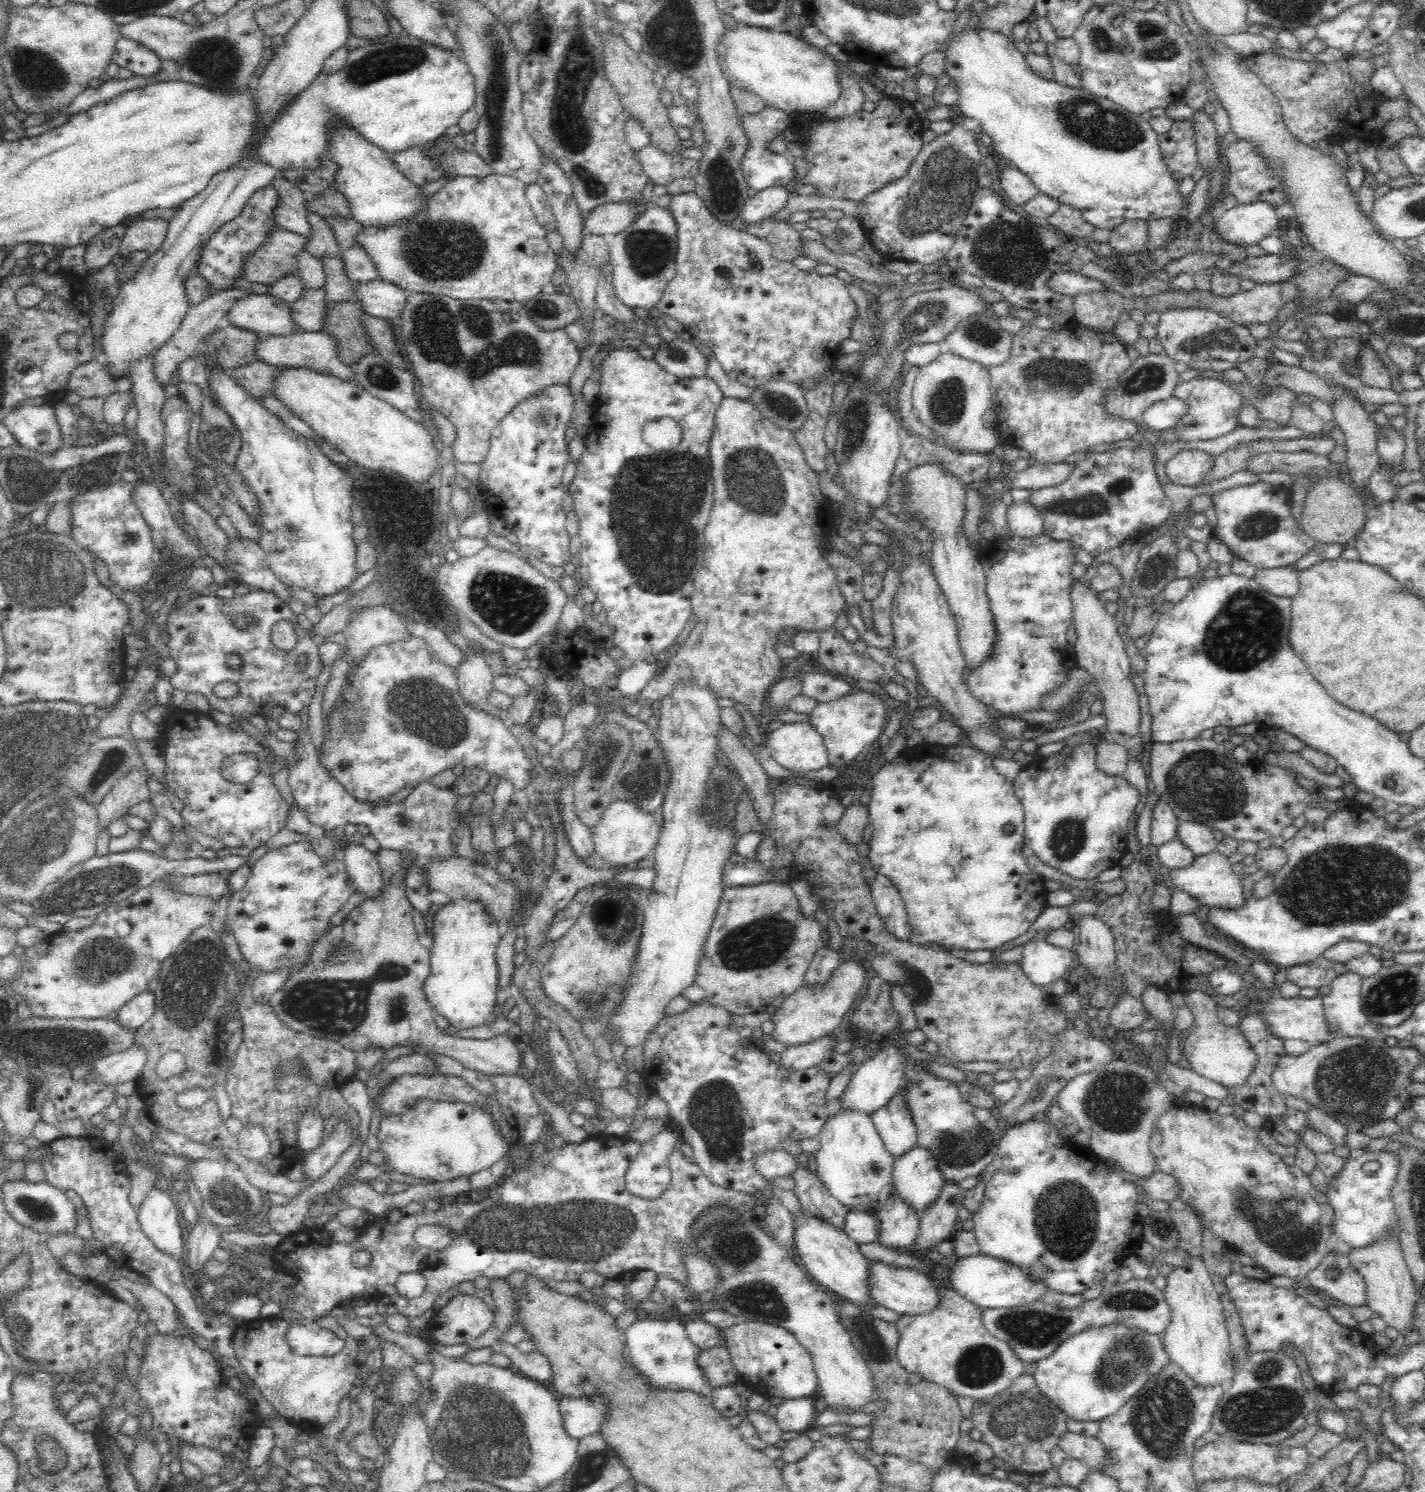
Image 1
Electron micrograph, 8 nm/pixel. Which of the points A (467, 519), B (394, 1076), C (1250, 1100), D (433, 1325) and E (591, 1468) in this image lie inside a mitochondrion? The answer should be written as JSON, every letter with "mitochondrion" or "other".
{"A":"other","B":"other","C":"other","D":"other","E":"mitochondrion"}

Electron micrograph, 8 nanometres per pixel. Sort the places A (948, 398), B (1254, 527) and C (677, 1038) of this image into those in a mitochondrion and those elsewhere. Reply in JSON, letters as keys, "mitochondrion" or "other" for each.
{"A":"mitochondrion","B":"mitochondrion","C":"other"}

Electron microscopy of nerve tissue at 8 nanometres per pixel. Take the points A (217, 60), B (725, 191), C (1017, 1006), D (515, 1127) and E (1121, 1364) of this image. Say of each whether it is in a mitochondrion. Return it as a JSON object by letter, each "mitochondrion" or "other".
{"A":"mitochondrion","B":"mitochondrion","C":"other","D":"other","E":"mitochondrion"}

